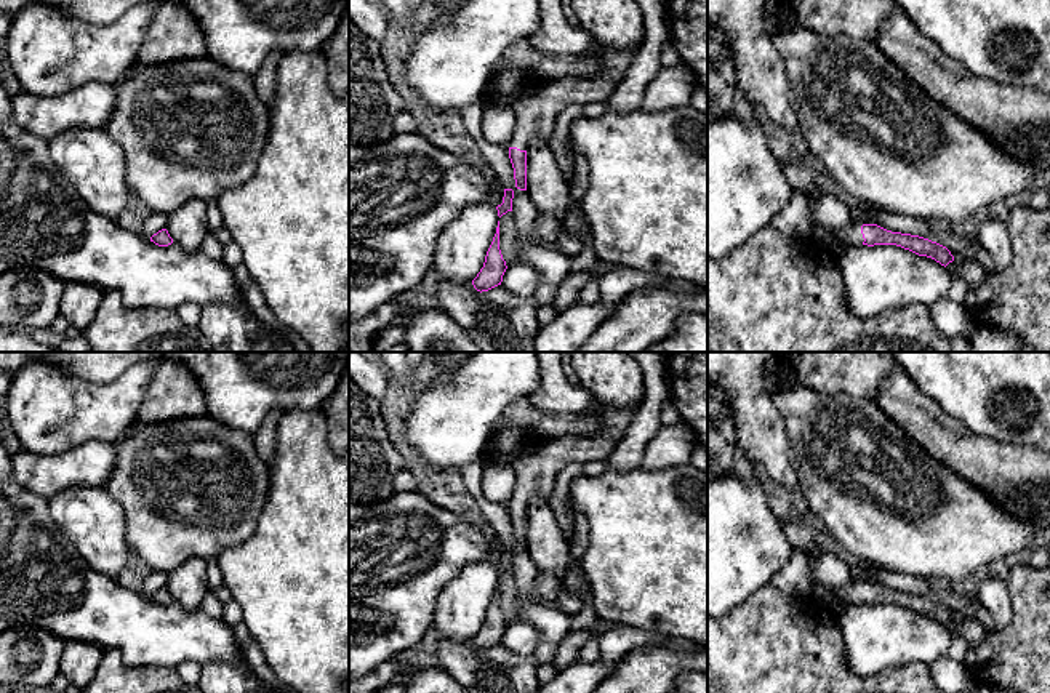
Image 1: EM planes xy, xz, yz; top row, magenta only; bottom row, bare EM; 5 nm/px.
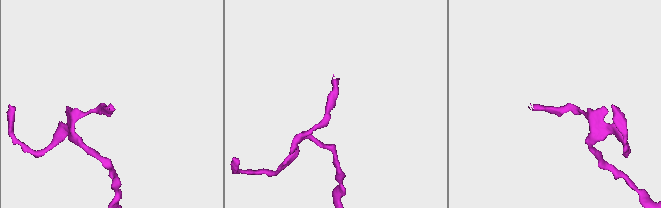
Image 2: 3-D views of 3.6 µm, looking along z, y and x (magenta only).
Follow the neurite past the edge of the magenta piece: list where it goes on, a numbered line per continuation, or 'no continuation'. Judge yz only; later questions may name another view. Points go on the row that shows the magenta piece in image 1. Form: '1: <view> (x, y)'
1: yz (850, 236)

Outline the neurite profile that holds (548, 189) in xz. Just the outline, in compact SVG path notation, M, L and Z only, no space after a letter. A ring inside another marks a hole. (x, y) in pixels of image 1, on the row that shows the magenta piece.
M533 138L527 147L527 192L538 216L551 214L563 226L554 242L554 250L570 258L579 254L584 245L565 226L568 181L559 168L549 139Z

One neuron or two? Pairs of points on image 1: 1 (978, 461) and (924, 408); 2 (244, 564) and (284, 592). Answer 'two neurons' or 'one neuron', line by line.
1: one neuron
2: one neuron

